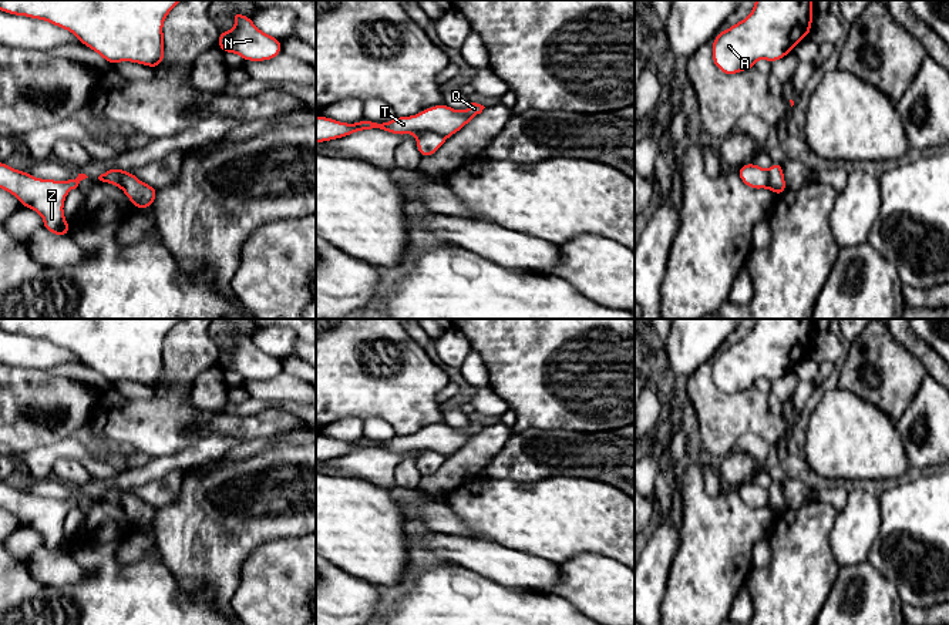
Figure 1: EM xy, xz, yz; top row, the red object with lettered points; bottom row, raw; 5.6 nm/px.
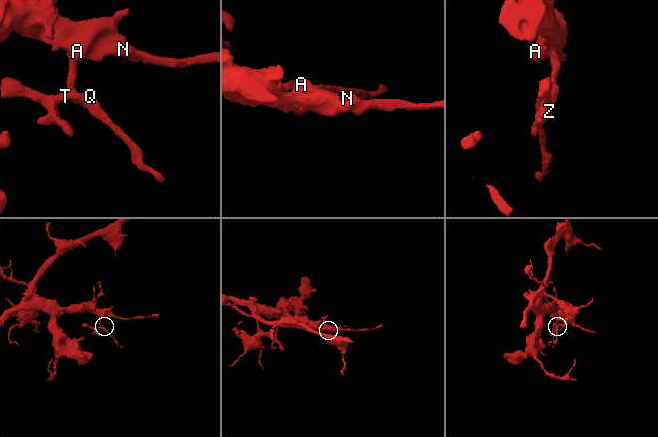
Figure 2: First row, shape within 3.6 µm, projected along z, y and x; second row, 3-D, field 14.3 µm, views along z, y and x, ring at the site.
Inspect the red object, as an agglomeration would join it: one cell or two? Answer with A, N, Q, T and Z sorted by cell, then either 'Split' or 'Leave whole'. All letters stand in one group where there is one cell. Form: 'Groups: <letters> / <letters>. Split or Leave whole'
Groups: A N / Q T Z. Split

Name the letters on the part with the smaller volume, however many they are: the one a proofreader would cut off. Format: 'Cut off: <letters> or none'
Cut off: Q, T, Z

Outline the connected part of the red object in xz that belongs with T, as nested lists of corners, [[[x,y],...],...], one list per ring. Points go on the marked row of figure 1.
[[[471,103],[467,111],[458,111],[445,104],[438,104],[421,110],[411,117],[396,117],[388,122],[376,122],[363,118],[359,122],[349,124],[319,115],[316,117],[316,142],[339,140],[366,130],[380,130],[403,137],[405,134],[434,132],[448,138],[481,114],[484,108],[481,104]]]

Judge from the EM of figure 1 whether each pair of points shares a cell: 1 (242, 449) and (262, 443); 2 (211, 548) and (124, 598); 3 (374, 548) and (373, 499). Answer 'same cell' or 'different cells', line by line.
1: same cell
2: different cells
3: same cell

